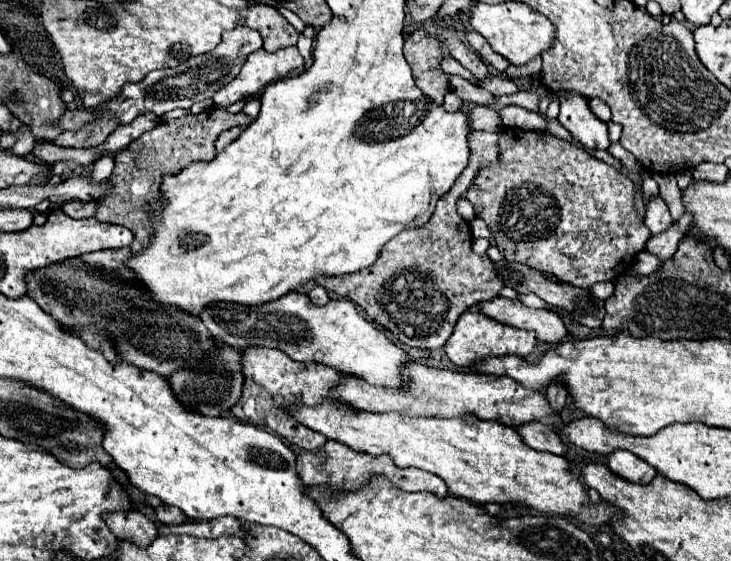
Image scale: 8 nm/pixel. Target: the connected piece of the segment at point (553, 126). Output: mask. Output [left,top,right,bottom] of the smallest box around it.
[541,113,585,149]

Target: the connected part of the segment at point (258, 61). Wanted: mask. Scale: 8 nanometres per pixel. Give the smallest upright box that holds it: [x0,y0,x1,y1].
[213,47,305,107]

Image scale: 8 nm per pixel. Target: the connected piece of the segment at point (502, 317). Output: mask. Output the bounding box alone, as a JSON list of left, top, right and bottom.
[479,297,567,343]

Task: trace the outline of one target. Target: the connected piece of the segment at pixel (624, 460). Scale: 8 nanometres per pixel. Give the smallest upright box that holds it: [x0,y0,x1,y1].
[607,449,657,483]

